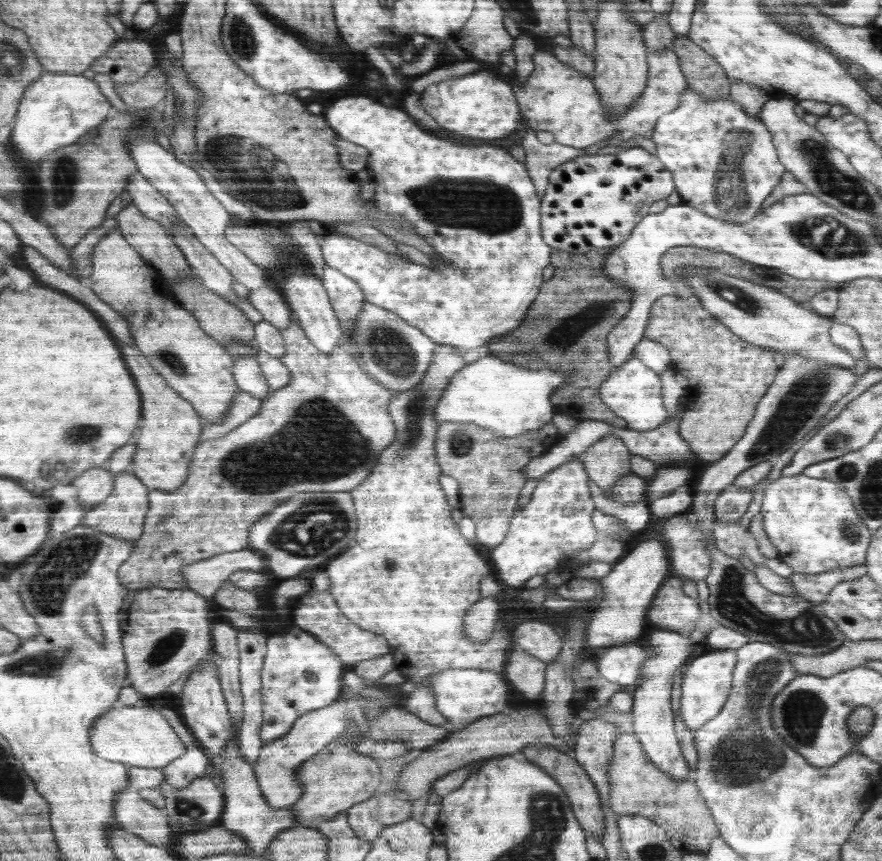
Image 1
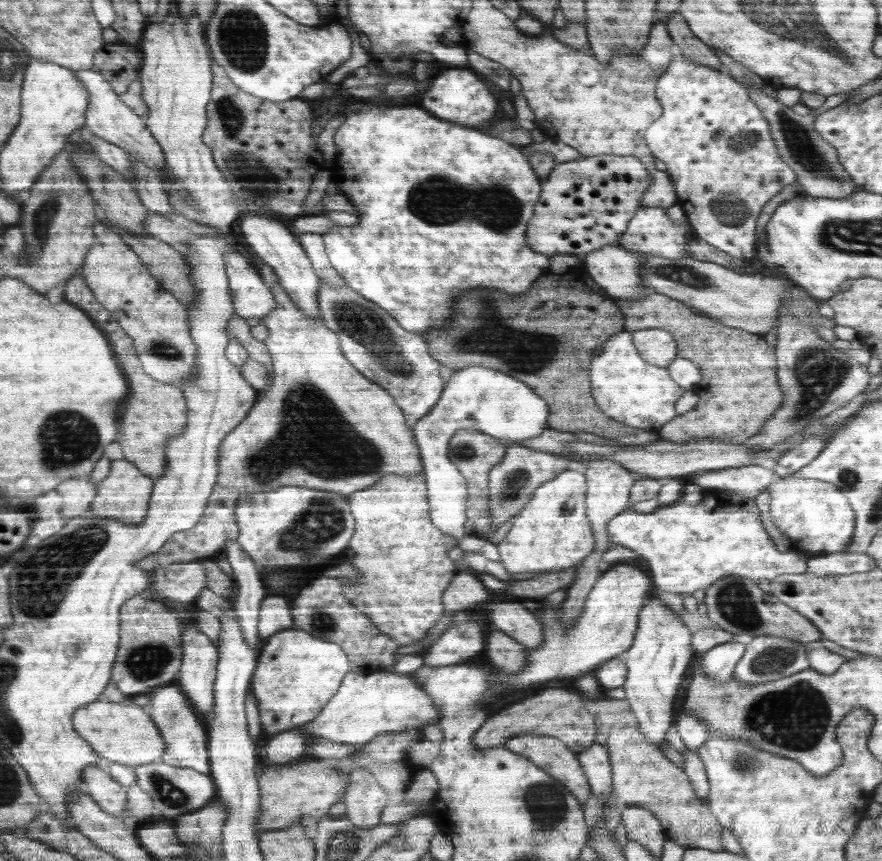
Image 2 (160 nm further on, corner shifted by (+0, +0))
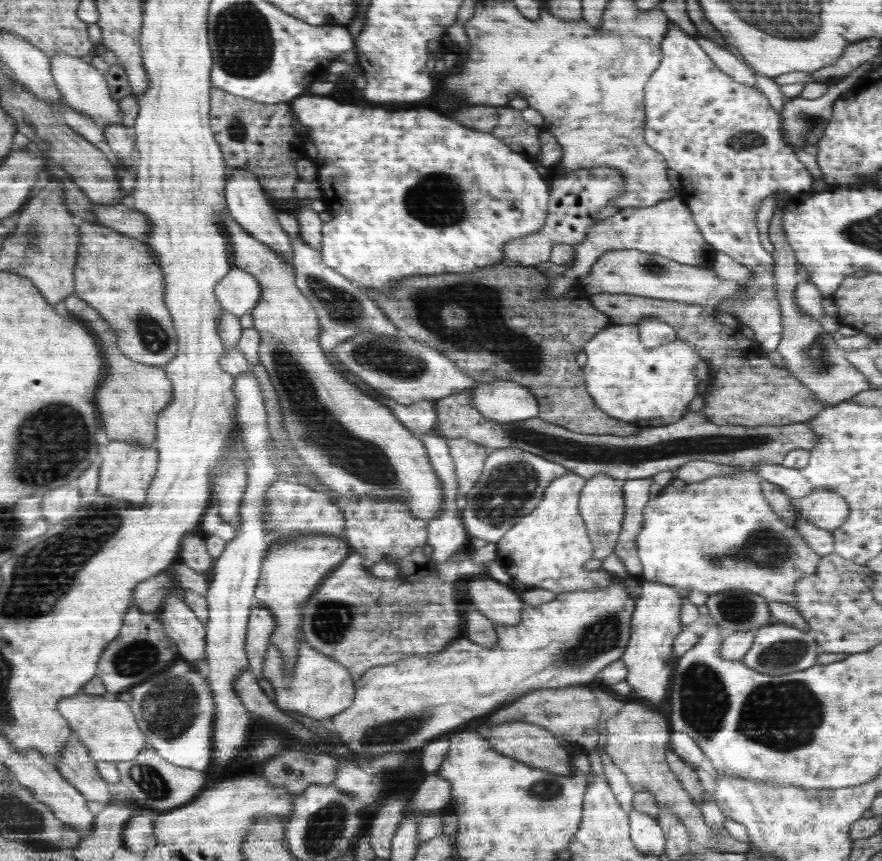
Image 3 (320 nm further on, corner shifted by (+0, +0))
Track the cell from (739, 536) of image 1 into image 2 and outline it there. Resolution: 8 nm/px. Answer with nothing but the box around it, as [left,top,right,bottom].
[606,490,807,595]

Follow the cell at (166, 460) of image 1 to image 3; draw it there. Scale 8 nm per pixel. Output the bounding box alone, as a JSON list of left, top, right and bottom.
[64,293,174,448]

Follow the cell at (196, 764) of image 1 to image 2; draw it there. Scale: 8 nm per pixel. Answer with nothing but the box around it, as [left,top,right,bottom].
[146,682,209,774]

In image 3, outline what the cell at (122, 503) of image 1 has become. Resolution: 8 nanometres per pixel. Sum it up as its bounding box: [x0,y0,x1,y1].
[97,441,158,506]

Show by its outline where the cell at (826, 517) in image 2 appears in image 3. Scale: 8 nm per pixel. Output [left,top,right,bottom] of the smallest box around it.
[790,489,849,534]

